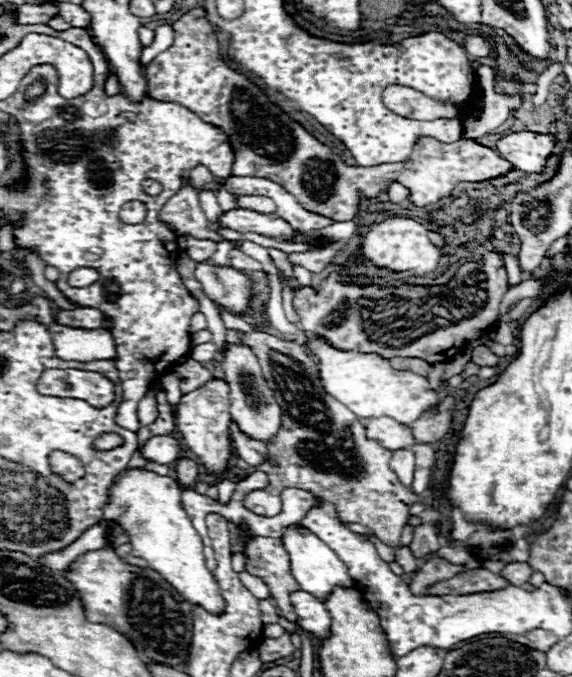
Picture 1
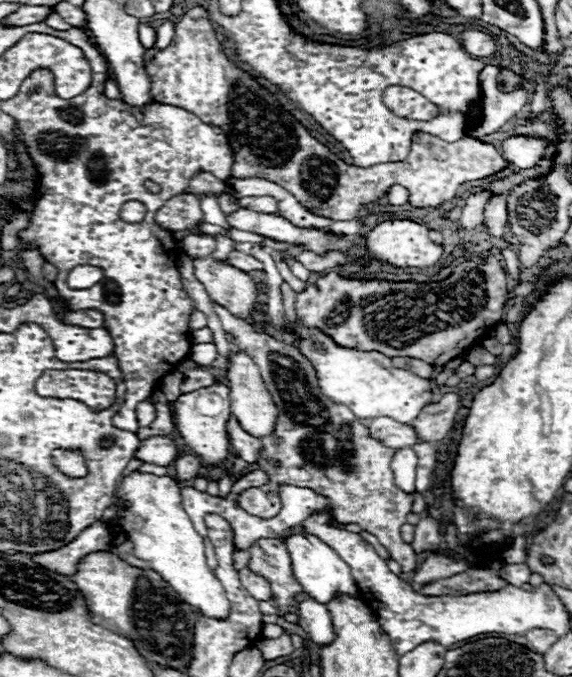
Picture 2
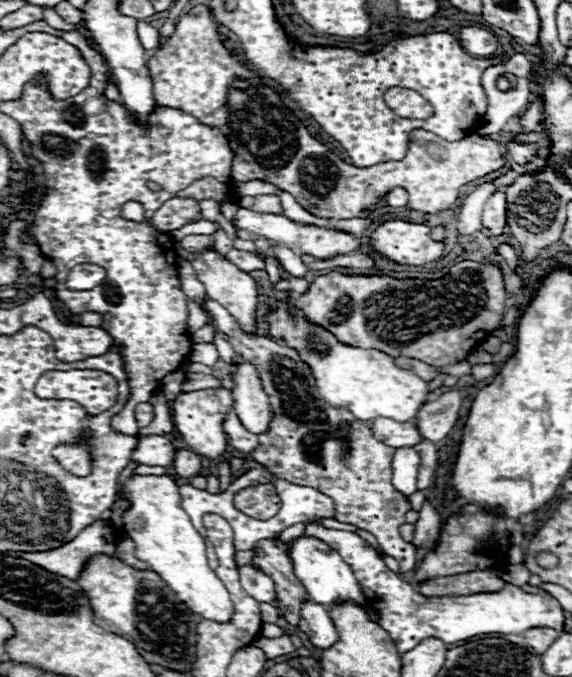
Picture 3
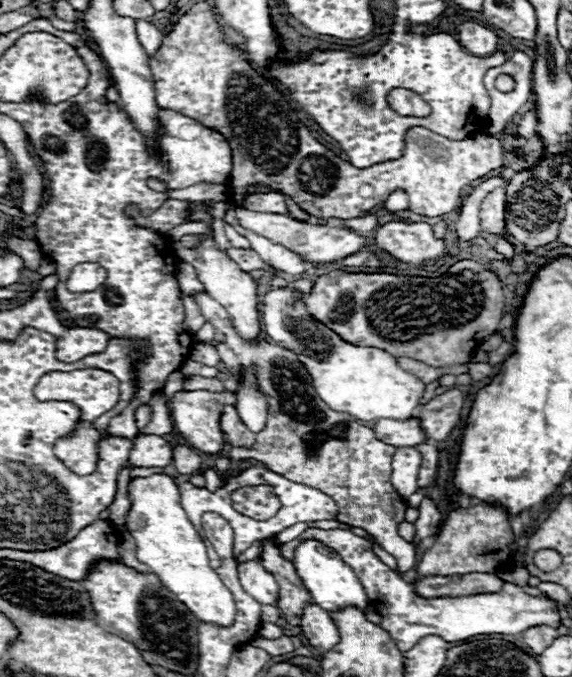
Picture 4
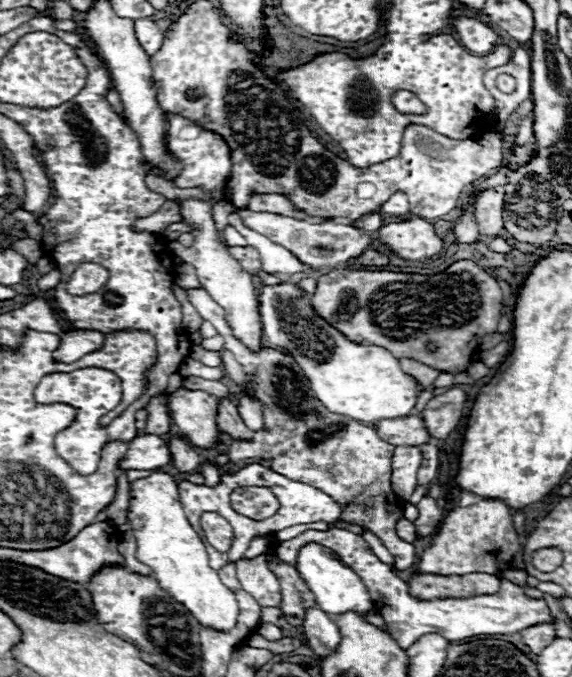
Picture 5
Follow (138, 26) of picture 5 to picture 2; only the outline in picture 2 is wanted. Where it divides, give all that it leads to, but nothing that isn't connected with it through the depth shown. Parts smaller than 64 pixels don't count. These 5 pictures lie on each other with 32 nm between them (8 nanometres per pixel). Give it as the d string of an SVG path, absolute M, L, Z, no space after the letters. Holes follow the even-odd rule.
M140 24L138 28L138 36L140 36L140 42L144 48L152 48L154 42L156 42L156 30L150 28L148 24Z

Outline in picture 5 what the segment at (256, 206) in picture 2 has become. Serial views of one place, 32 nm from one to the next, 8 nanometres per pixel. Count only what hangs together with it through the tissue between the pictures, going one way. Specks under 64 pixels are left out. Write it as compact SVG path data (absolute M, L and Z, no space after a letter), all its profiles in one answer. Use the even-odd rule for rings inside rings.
M254 194L248 202L248 208L254 212L276 212L282 216L302 218L302 212L294 212L292 204L282 194Z

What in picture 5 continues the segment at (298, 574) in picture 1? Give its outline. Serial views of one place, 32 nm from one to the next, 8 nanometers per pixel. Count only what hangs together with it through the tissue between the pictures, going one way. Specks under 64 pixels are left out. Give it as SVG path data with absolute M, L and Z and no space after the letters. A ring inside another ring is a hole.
M304 544L296 558L296 570L306 580L308 588L312 590L316 604L328 616L348 612L348 610L354 610L354 612L360 612L362 616L366 616L368 610L372 610L372 600L370 600L368 590L364 588L362 580L352 572L352 568L348 568L338 558L338 554L332 554L330 548L322 546L322 544Z

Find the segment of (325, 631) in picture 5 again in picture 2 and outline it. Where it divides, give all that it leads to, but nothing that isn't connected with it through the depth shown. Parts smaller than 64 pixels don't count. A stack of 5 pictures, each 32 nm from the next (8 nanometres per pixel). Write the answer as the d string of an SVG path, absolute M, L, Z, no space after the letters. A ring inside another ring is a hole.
M306 592L298 594L296 602L298 602L298 616L300 616L298 626L318 646L330 644L334 638L334 630L332 630L332 618L330 618L330 612L326 610L326 606L316 602Z

